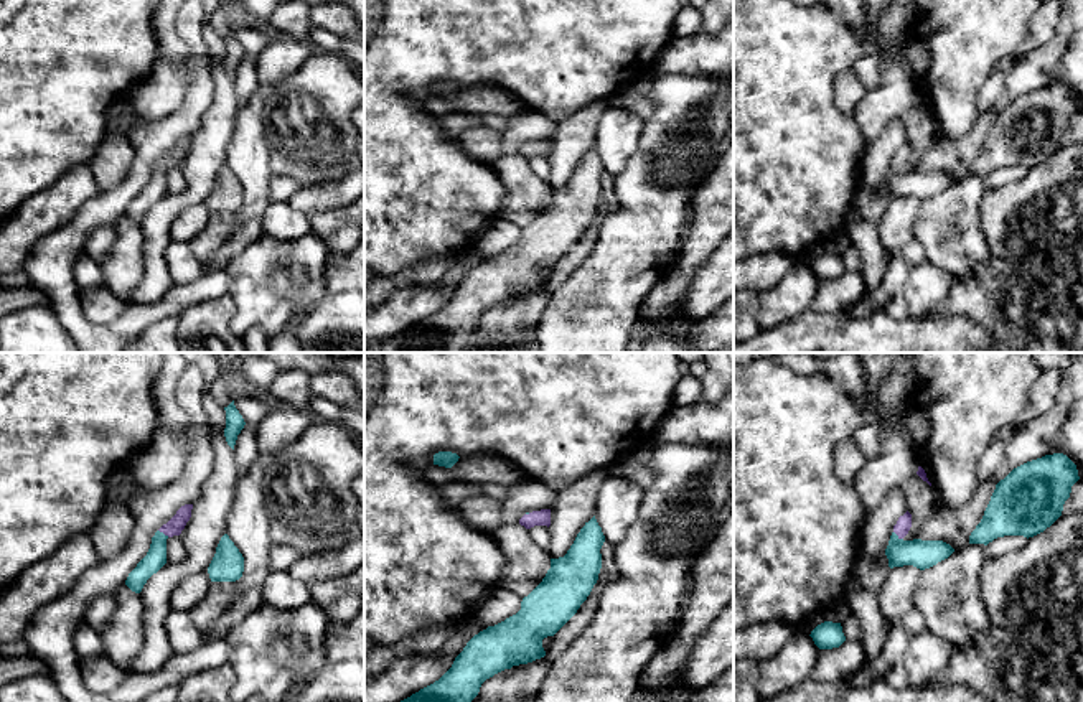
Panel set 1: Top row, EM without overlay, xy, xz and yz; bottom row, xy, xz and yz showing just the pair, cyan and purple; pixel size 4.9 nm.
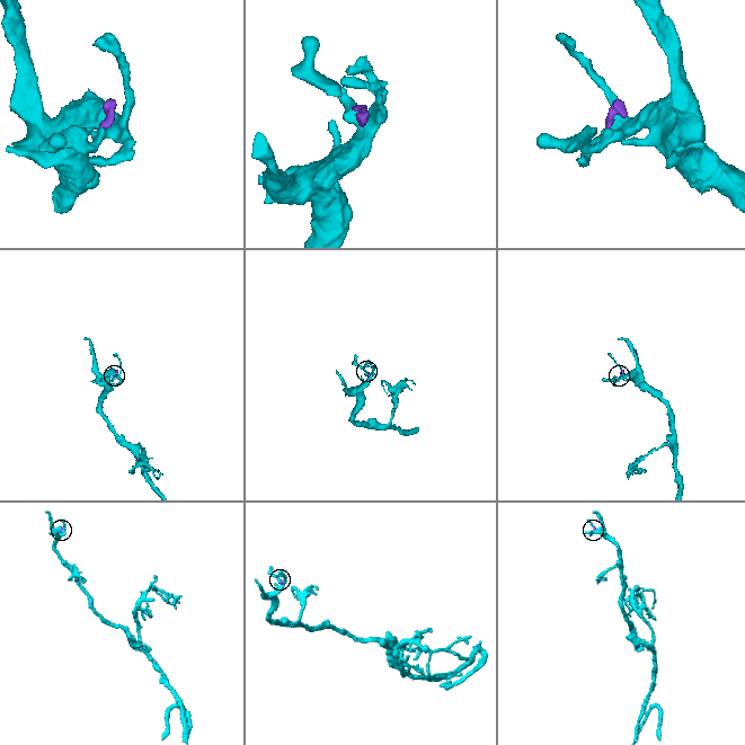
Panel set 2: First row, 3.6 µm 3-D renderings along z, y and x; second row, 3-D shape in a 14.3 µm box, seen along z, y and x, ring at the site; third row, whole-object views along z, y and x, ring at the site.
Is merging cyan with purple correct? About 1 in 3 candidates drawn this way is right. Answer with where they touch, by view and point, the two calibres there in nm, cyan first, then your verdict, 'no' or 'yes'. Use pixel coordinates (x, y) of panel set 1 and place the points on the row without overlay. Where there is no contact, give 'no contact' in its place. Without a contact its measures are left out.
meets cyan in yz at (897, 167); 140 nm thick on the cyan side, 70 nm on the other; yes

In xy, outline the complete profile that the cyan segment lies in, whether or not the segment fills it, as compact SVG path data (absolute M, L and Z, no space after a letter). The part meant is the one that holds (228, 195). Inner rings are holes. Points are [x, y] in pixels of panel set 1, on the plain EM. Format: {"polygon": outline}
{"polygon": "M224 165L208 198L211 213L236 213L242 208L244 188L234 173Z"}

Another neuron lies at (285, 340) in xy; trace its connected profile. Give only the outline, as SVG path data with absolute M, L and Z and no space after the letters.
M297 313L280 331L269 338L269 353L305 353L297 330L308 313Z

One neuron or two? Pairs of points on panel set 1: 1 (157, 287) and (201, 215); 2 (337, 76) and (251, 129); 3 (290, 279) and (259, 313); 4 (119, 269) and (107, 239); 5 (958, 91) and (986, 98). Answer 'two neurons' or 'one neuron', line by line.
1: two neurons
2: two neurons
3: one neuron
4: two neurons
5: two neurons

